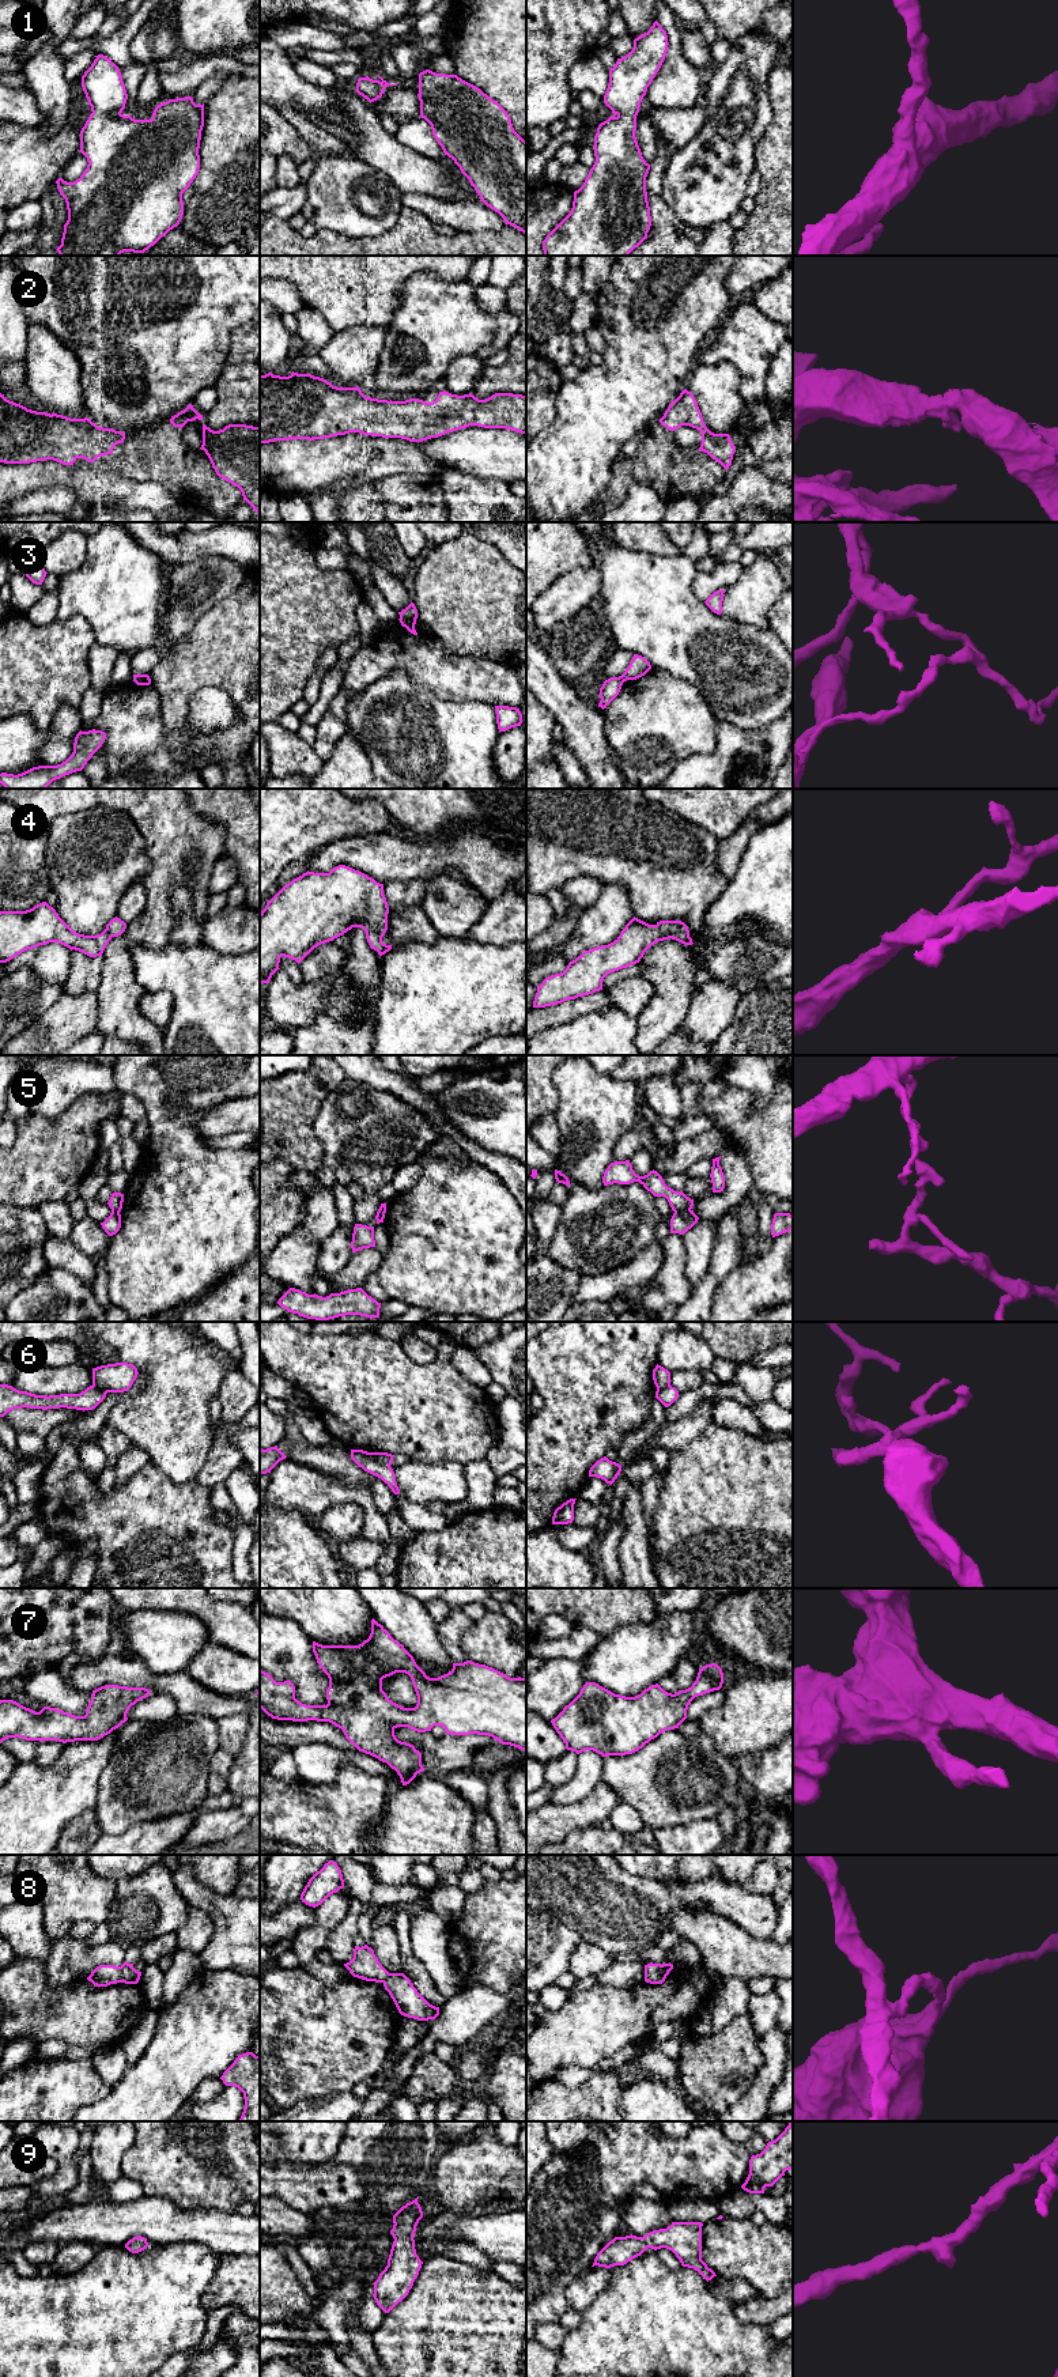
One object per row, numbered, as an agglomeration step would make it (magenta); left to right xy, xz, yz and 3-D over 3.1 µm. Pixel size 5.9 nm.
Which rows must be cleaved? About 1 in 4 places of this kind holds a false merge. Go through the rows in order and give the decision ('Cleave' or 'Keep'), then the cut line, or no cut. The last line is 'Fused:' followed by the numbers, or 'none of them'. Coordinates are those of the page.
1: Keep. No split
2: Keep. No split
3: Cleave. Split along xz (400, 616), (415, 619)
4: Keep. No split
5: Cleave. Split along yz (690, 1208), (675, 1213)
6: Cleave. Split along xz (369, 1452), (377, 1462), (389, 1467)
7: Keep. No split
8: Cleave. Split along xy (118, 1967), (121, 1981)
9: Keep. No split
Fused: 3, 5, 6, 8

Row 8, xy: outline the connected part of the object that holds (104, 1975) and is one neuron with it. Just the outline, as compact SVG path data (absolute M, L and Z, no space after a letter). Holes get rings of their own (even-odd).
M99 1965L87 1977L97 1987L107 1987L110 1984L121 1983L120 1966Z

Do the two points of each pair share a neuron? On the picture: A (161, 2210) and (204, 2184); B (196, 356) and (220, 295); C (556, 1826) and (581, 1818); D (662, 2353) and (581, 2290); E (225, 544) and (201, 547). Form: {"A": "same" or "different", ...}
{"A": "different", "B": "same", "C": "same", "D": "different", "E": "same"}

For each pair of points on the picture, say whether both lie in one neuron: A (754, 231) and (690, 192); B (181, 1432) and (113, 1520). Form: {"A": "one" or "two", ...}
{"A": "two", "B": "two"}

